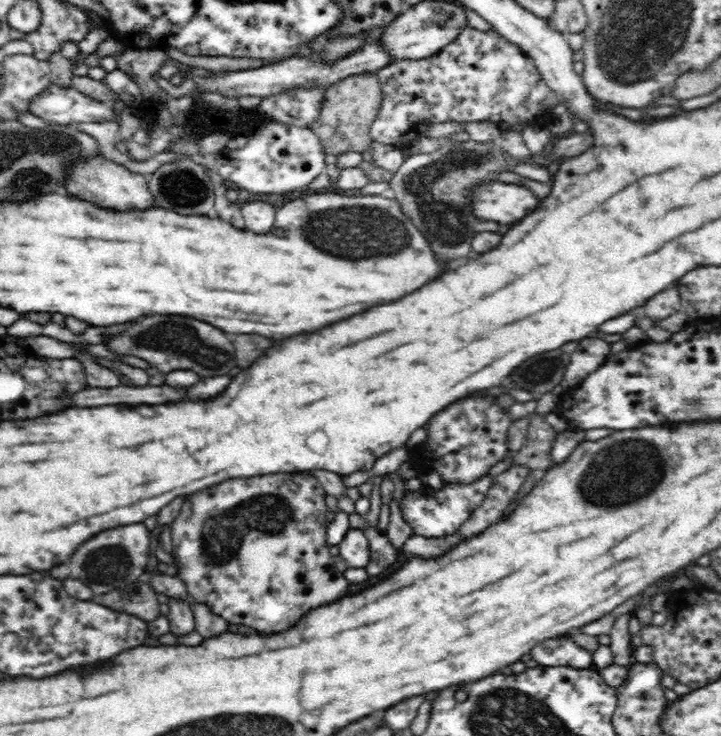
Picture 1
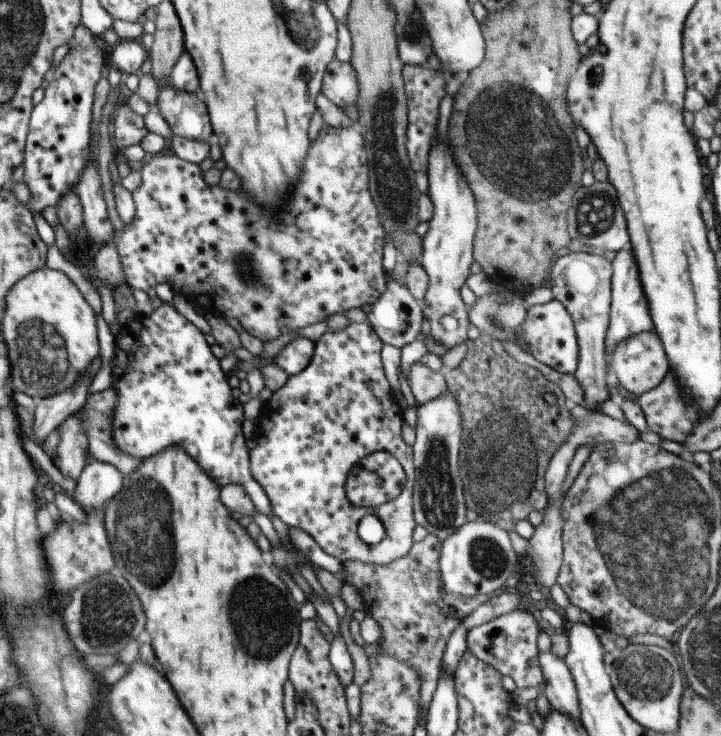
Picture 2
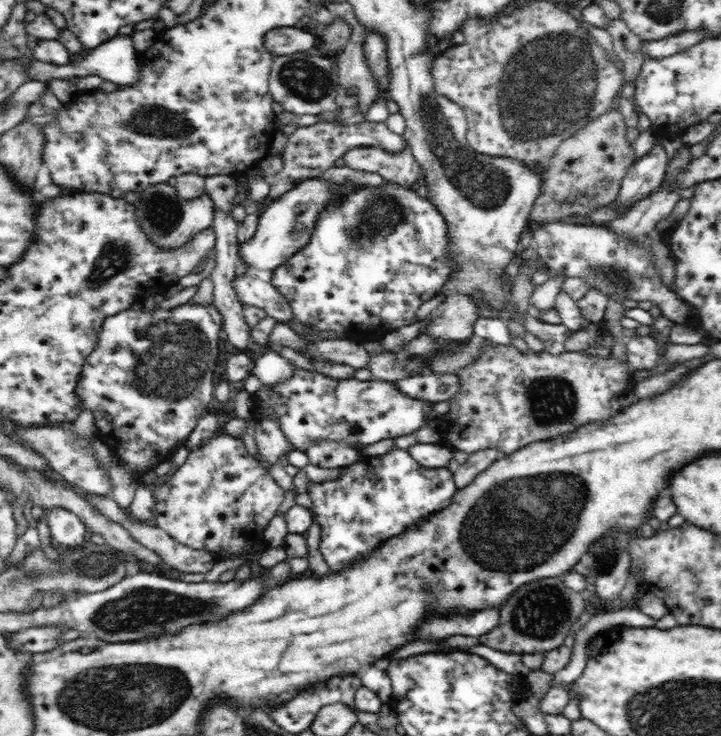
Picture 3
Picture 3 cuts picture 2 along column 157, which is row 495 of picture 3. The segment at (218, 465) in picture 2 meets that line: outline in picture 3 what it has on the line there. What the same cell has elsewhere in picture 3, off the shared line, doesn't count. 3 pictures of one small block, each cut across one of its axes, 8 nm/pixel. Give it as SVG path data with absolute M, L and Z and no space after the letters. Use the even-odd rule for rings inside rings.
M395 449L381 456L366 457L346 468L347 471L334 480L314 483L308 493L314 502L313 512L324 528L320 554L332 572L342 572L388 538L444 510L458 490L453 473L446 467L425 468L407 450Z

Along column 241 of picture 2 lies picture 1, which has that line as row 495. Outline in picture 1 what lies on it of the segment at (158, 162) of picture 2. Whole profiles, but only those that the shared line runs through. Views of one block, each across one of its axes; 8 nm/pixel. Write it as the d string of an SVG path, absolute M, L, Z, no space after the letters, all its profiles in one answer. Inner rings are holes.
M283 472L254 478L224 480L214 488L200 490L190 496L192 514L178 516L172 522L173 557L178 570L172 572L186 585L187 593L204 604L212 613L234 624L246 624L258 632L280 632L296 624L310 608L334 602L346 594L348 581L336 569L326 542L326 511L324 486L315 476ZM230 530L248 530L242 536L236 554L224 554L224 544L232 542Z

